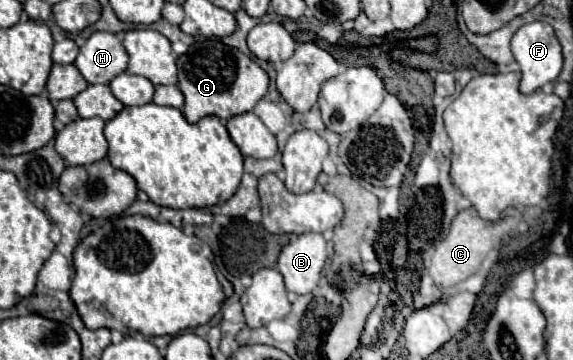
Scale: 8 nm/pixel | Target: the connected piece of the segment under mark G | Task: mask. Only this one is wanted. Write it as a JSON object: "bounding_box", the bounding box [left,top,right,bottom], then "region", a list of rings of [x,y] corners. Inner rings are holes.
{"bounding_box":[178,39,268,123],"region":[[[200,39],[178,57],[178,87],[184,93],[184,117],[188,123],[198,123],[206,115],[230,119],[232,115],[248,113],[268,91],[266,71],[248,55],[224,45],[220,39]]]}

